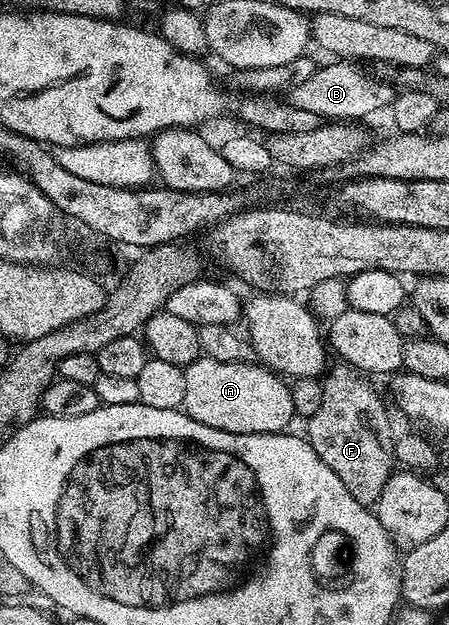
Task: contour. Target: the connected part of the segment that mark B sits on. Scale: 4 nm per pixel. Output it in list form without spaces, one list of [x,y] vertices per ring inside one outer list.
[[[330,62],[315,67],[314,72],[304,82],[292,86],[288,93],[288,102],[299,114],[306,112],[310,116],[318,116],[322,122],[362,122],[365,116],[373,112],[389,109],[396,95],[396,88],[378,76],[369,76],[361,72],[354,62]]]

